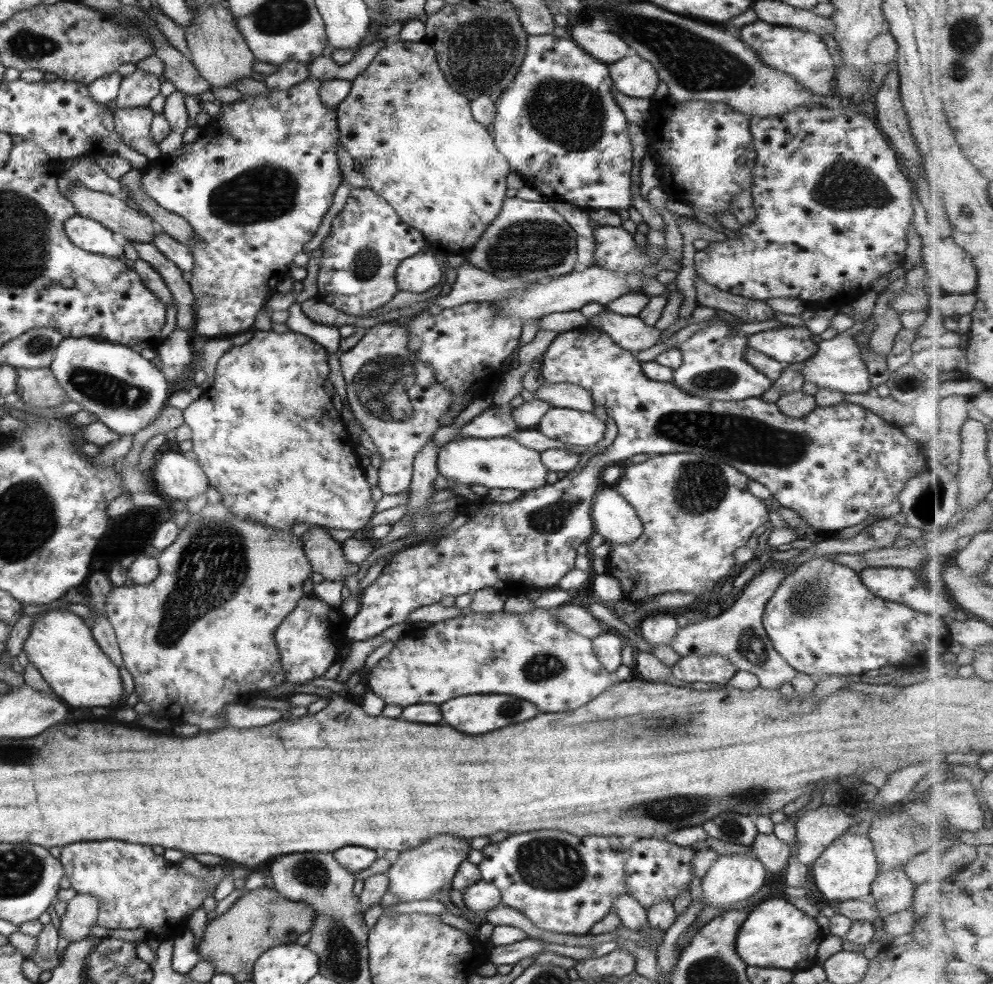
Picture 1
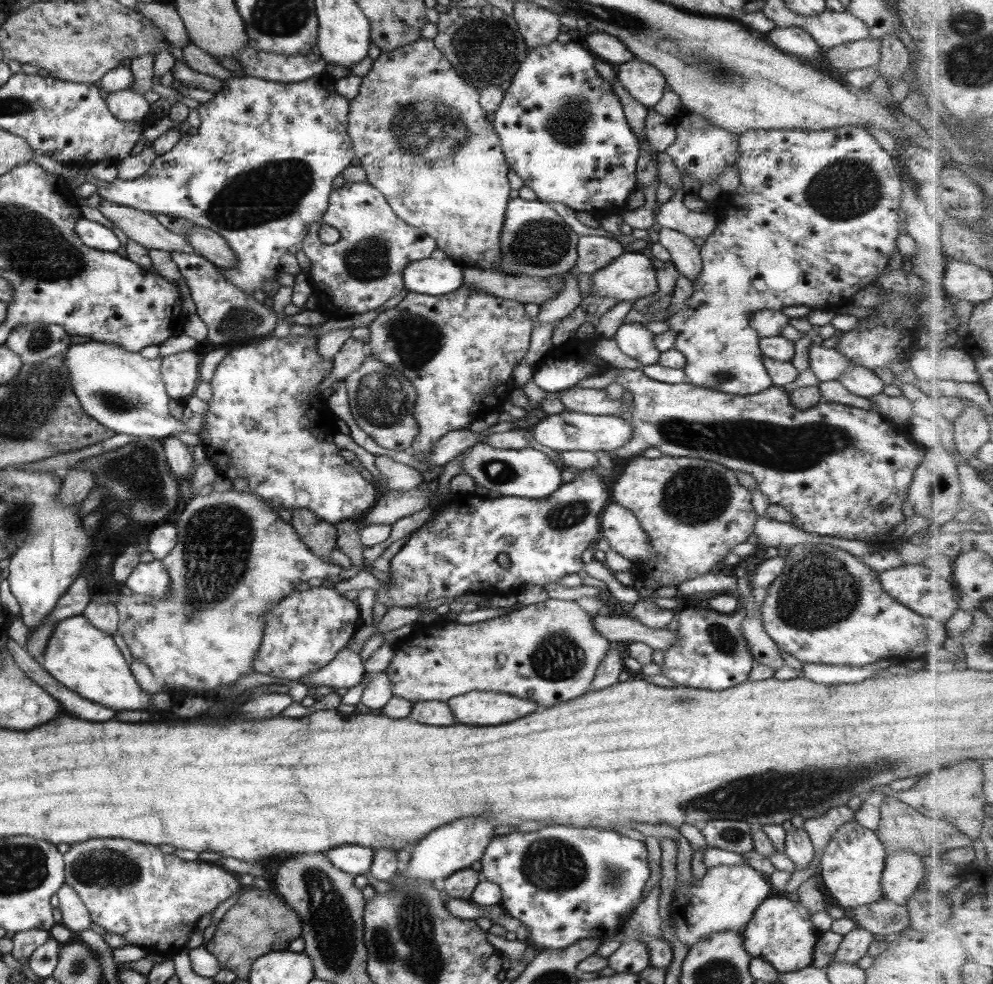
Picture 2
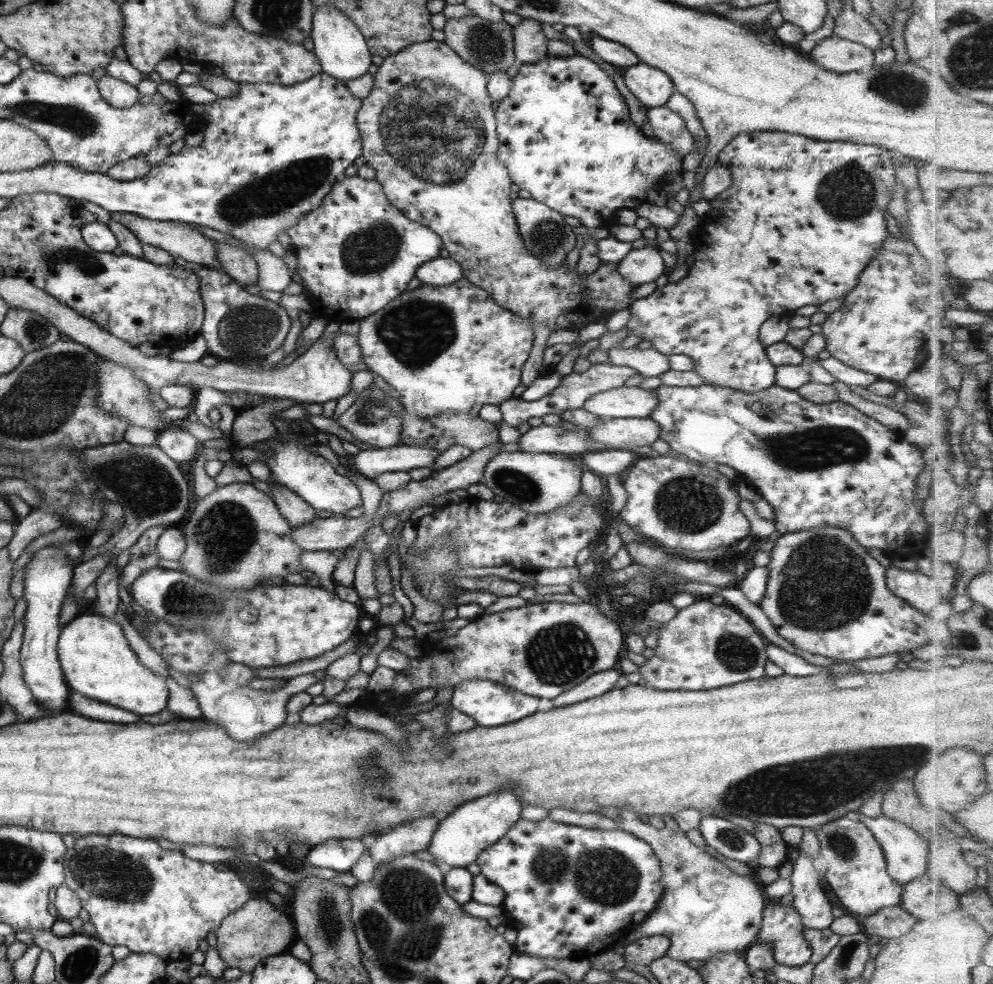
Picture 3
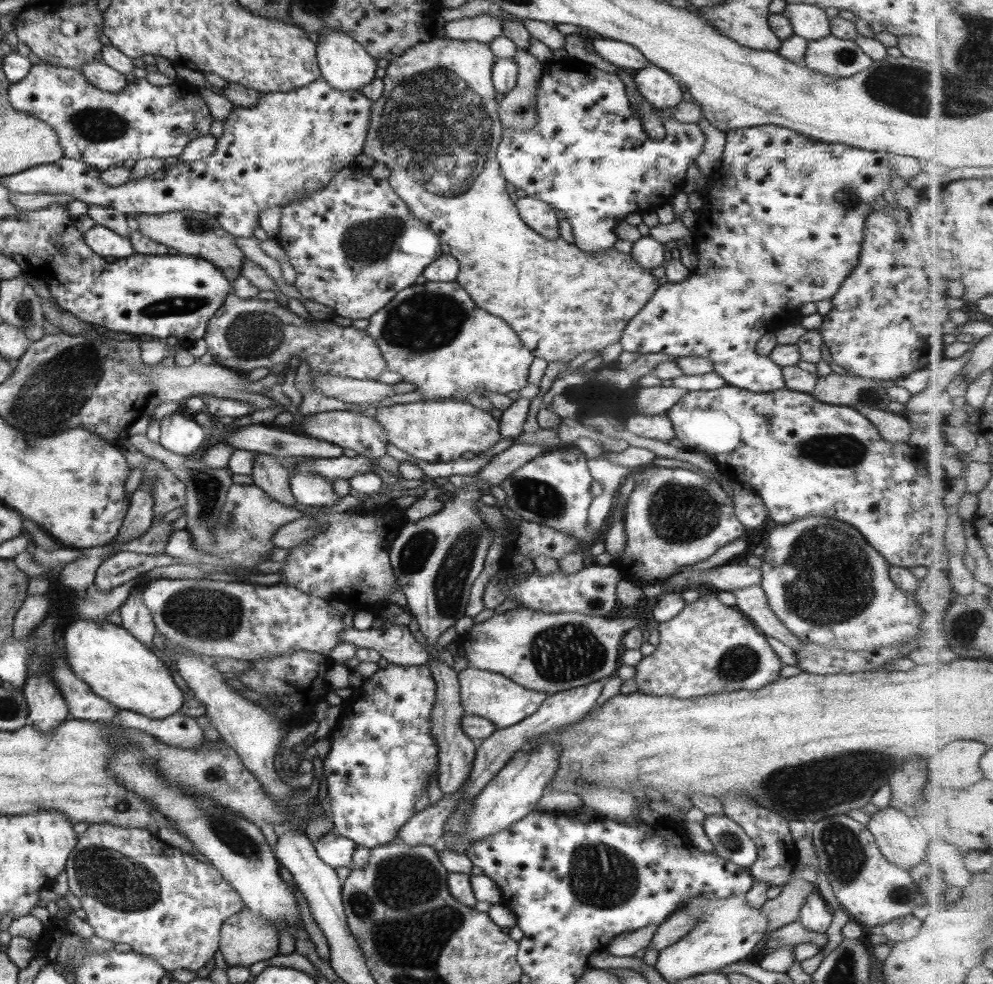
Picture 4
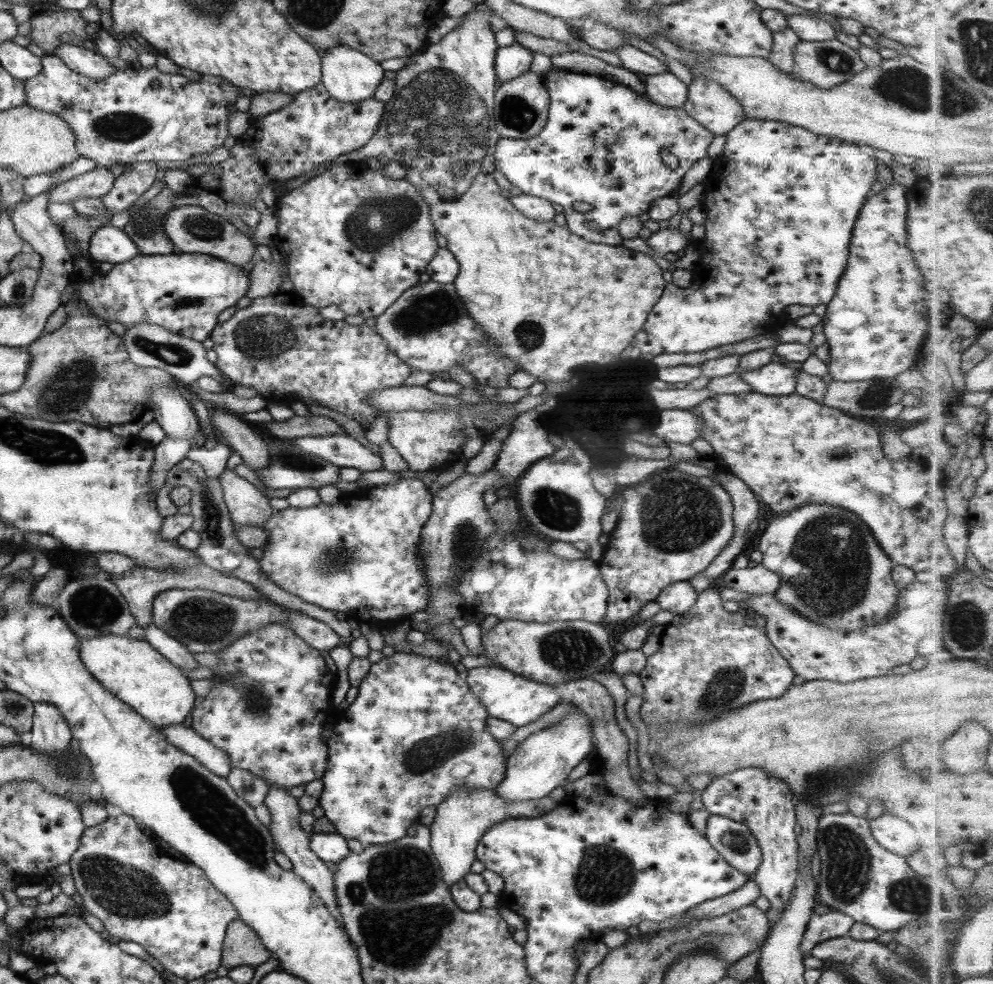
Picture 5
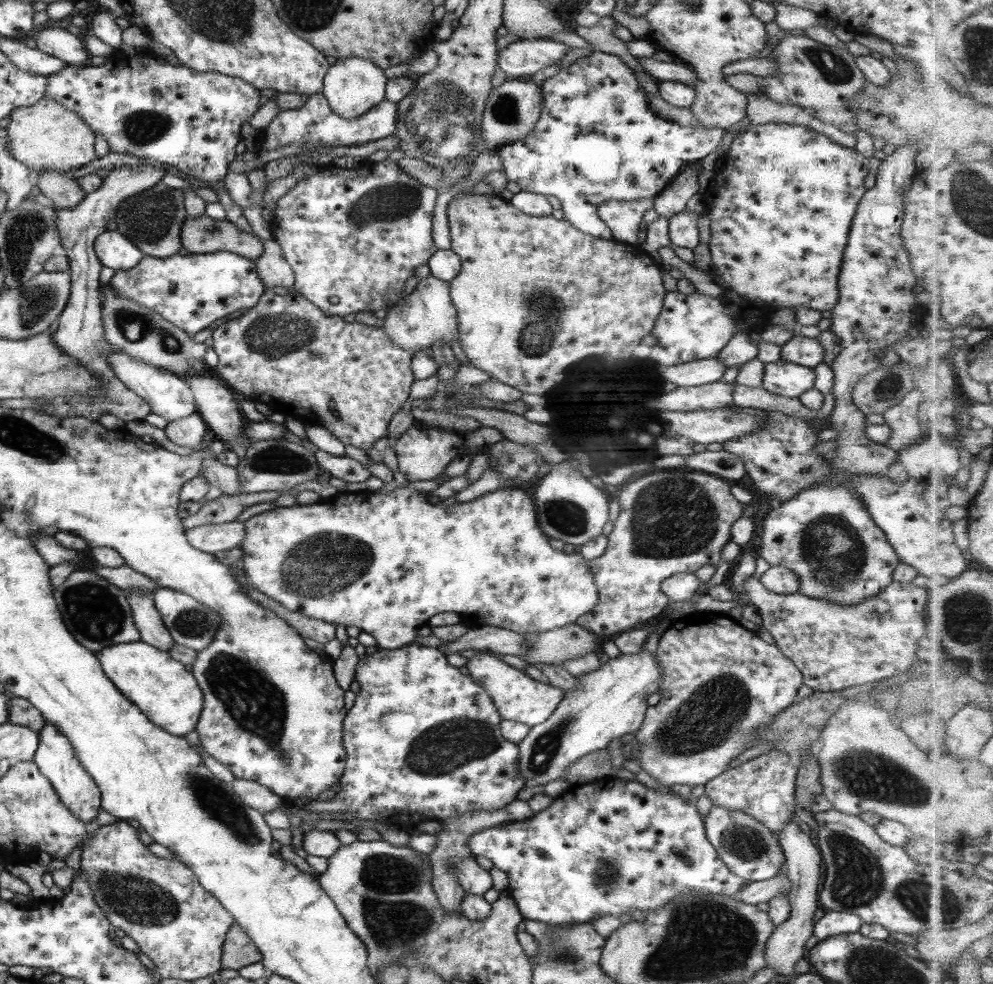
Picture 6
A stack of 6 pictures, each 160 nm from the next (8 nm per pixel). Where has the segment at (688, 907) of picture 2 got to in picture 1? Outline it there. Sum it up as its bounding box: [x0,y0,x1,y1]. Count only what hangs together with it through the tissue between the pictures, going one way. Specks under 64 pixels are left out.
[701,854,765,908]

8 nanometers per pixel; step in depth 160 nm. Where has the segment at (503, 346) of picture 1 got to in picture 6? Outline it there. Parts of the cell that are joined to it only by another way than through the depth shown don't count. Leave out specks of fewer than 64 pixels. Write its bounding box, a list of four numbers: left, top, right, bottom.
[382,276,457,356]

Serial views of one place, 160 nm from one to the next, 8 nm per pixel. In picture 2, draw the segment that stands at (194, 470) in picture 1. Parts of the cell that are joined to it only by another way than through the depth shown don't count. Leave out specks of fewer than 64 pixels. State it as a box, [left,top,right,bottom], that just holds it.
[161,435,195,479]

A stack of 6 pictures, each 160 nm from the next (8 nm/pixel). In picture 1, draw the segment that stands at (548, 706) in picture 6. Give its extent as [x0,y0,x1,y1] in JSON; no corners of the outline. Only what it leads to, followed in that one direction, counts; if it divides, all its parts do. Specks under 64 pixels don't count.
[439,693,538,736]

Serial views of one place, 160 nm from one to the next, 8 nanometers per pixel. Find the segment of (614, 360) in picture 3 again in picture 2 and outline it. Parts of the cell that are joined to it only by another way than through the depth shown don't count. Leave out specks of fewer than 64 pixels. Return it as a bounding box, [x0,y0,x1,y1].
[612,324,660,370]

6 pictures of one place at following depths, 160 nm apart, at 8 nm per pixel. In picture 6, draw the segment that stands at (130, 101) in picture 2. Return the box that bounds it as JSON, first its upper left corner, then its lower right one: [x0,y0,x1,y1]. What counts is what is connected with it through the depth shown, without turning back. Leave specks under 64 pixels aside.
[33,27,89,66]

